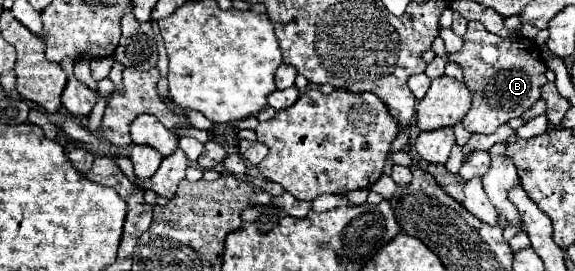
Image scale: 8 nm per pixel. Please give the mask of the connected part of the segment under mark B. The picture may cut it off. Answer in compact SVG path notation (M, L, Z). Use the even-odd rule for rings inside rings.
M469 22L469 30L463 36L463 48L459 52L447 54L445 58L436 56L427 64L425 74L432 80L444 75L444 66L448 62L455 62L461 66L465 76L463 82L471 92L473 102L461 124L465 126L465 130L473 134L493 134L511 118L519 118L541 98L541 88L547 82L545 78L547 66L531 40L499 38L487 32L479 22Z

